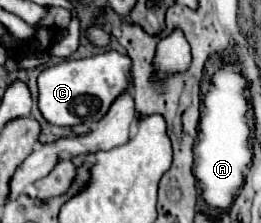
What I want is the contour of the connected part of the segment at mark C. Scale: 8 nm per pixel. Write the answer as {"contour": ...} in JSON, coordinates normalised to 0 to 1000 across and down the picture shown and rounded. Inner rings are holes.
{"contour":[[[441,229],[364,247],[303,274],[241,274],[203,300],[172,300],[149,327],[149,489],[165,525],[226,570],[280,570],[310,552],[372,552],[433,462],[448,426],[487,399],[487,327],[502,309],[502,274],[487,247],[456,247]]]}

